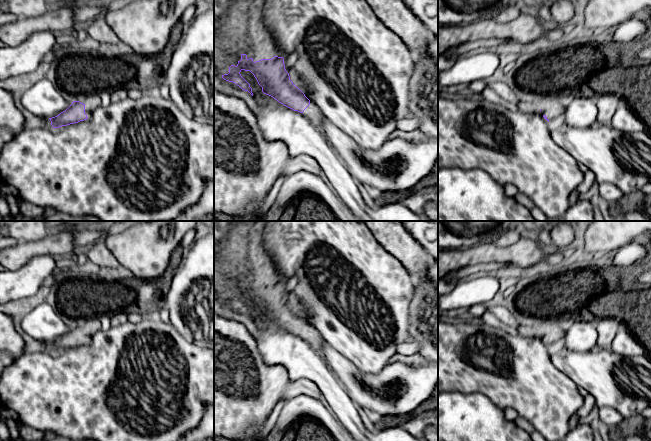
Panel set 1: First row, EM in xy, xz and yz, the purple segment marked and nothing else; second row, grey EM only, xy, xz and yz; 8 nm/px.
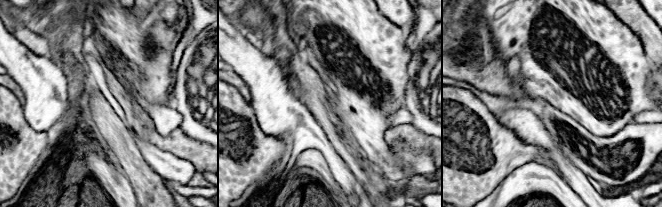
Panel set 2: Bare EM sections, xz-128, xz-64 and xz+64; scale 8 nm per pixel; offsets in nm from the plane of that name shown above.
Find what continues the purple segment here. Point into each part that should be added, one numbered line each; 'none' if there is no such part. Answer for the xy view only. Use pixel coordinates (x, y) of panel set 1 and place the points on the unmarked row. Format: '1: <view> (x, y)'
1: xy (88, 332)

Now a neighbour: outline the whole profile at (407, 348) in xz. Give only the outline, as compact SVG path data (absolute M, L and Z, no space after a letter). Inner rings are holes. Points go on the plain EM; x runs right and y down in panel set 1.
M415 341L404 342L398 345L397 354L410 356L417 354L419 351L419 344Z

